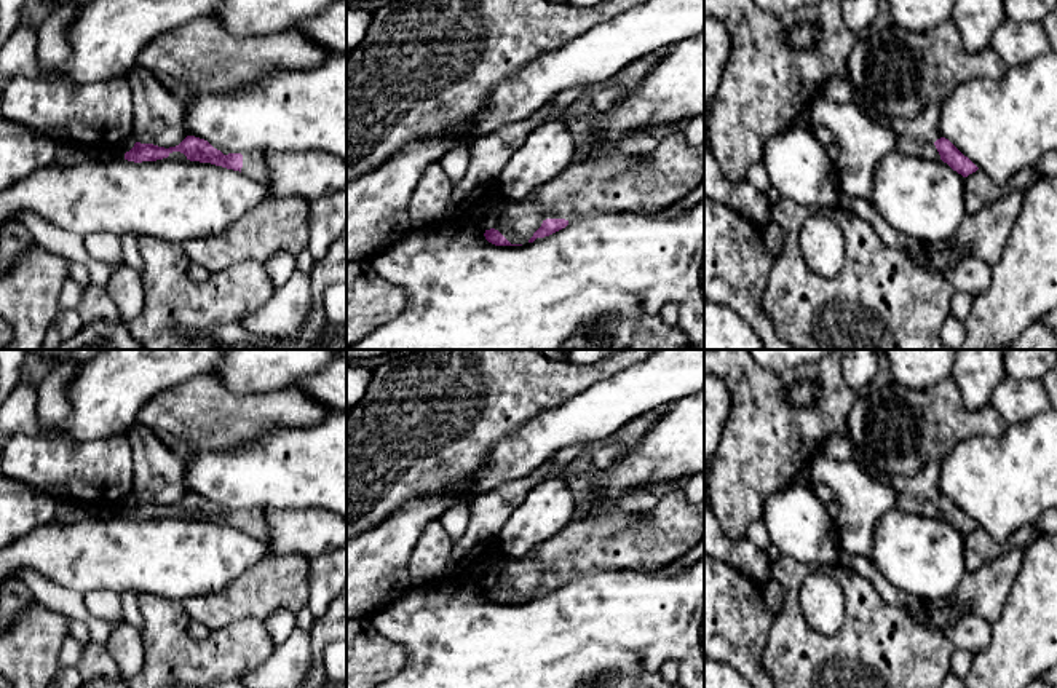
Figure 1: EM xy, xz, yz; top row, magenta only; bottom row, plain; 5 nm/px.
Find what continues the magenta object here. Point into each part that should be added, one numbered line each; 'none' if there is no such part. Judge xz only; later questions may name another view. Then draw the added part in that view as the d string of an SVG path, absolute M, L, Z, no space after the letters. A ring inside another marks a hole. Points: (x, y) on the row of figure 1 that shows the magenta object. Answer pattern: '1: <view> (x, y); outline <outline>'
1: xz (612, 182); outline M672 132L658 140L656 148L645 156L623 155L616 150L583 158L568 164L559 176L538 185L527 198L541 204L543 219L596 217L620 212L661 212L691 193L704 180L704 144L691 145L683 132Z

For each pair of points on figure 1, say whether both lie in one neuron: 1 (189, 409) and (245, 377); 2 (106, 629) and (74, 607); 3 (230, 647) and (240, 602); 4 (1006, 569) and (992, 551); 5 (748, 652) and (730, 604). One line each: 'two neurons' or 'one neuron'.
1: two neurons
2: one neuron
3: two neurons
4: two neurons
5: one neuron

